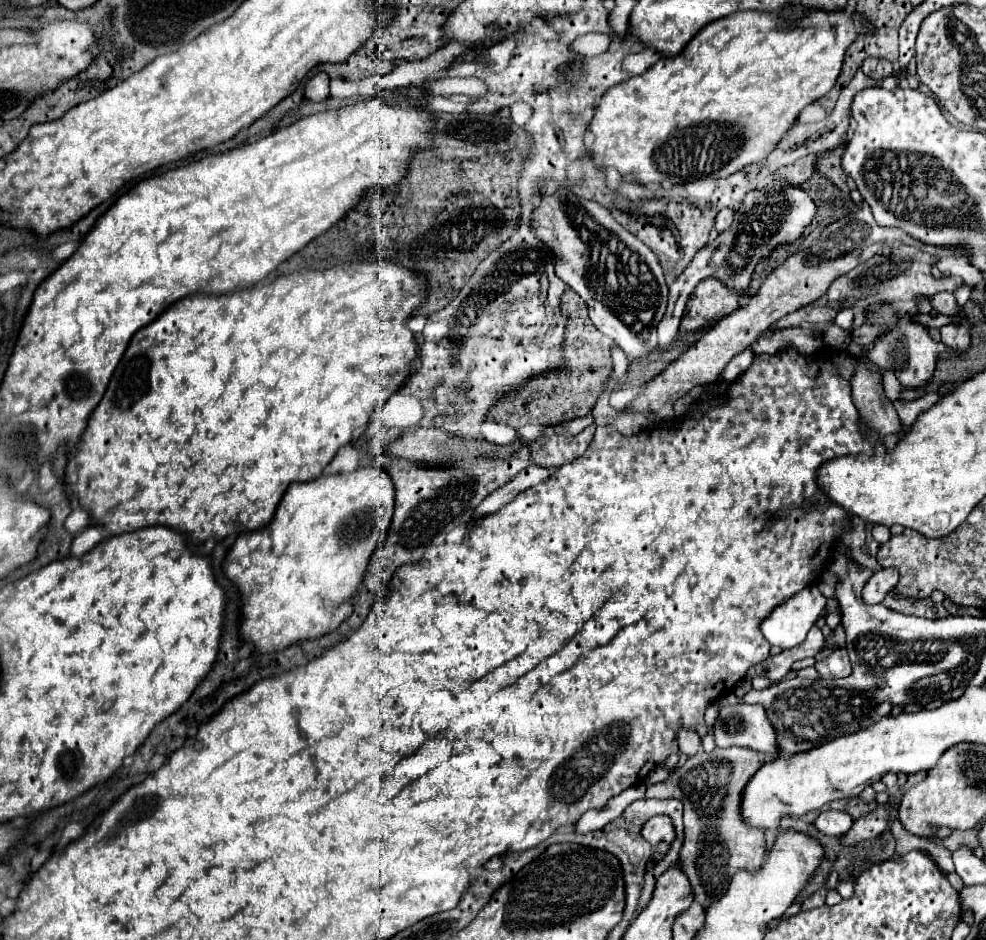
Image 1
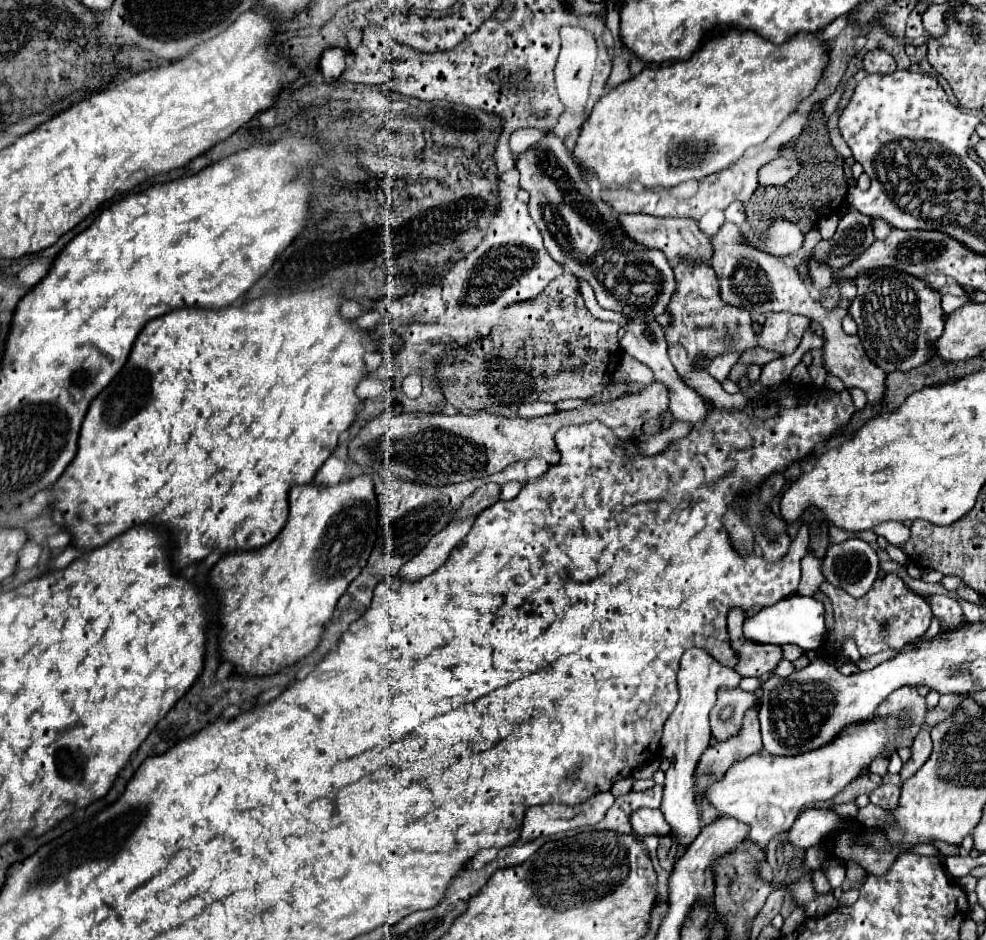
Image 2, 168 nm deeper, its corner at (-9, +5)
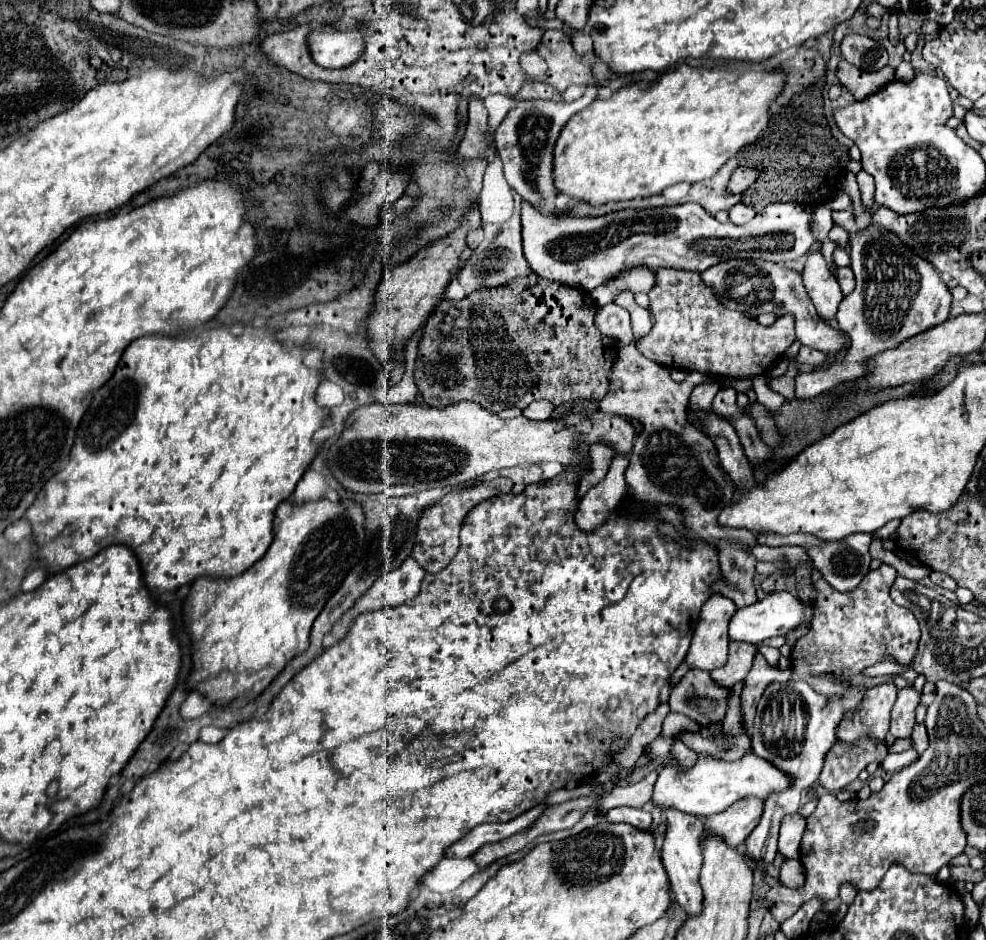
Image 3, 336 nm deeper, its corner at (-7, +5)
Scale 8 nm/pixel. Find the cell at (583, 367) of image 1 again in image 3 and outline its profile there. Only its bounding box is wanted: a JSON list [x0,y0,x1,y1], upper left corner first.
[415,274,617,414]

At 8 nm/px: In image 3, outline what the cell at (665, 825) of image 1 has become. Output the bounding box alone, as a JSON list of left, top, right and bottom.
[605,808,653,830]

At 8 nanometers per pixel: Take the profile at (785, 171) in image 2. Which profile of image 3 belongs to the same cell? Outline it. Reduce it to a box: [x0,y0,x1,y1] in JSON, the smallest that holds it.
[727,168,757,194]

